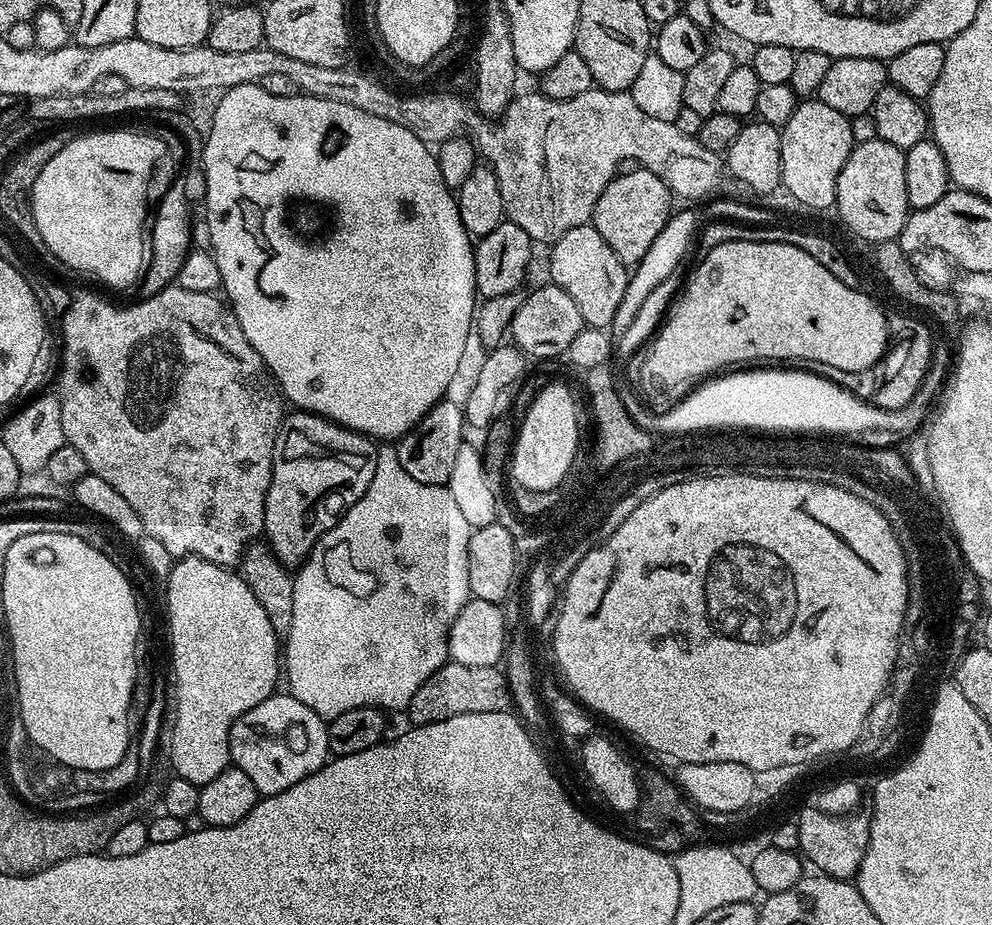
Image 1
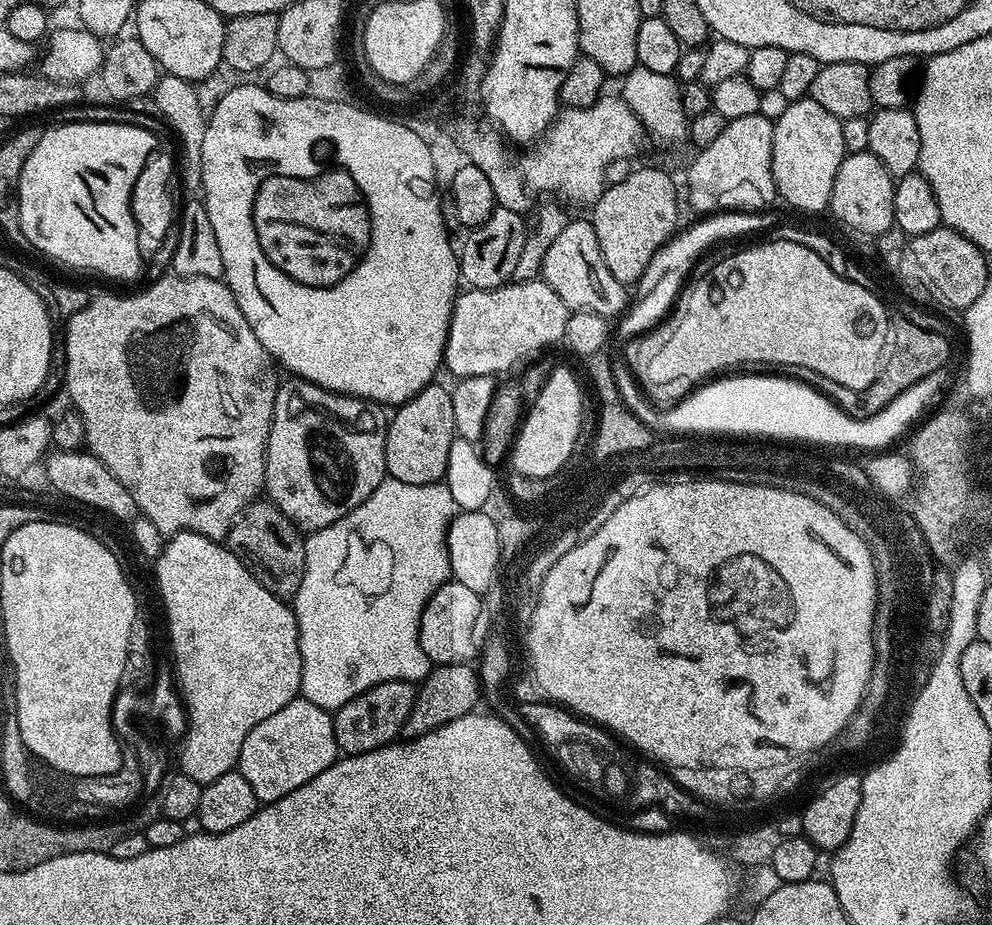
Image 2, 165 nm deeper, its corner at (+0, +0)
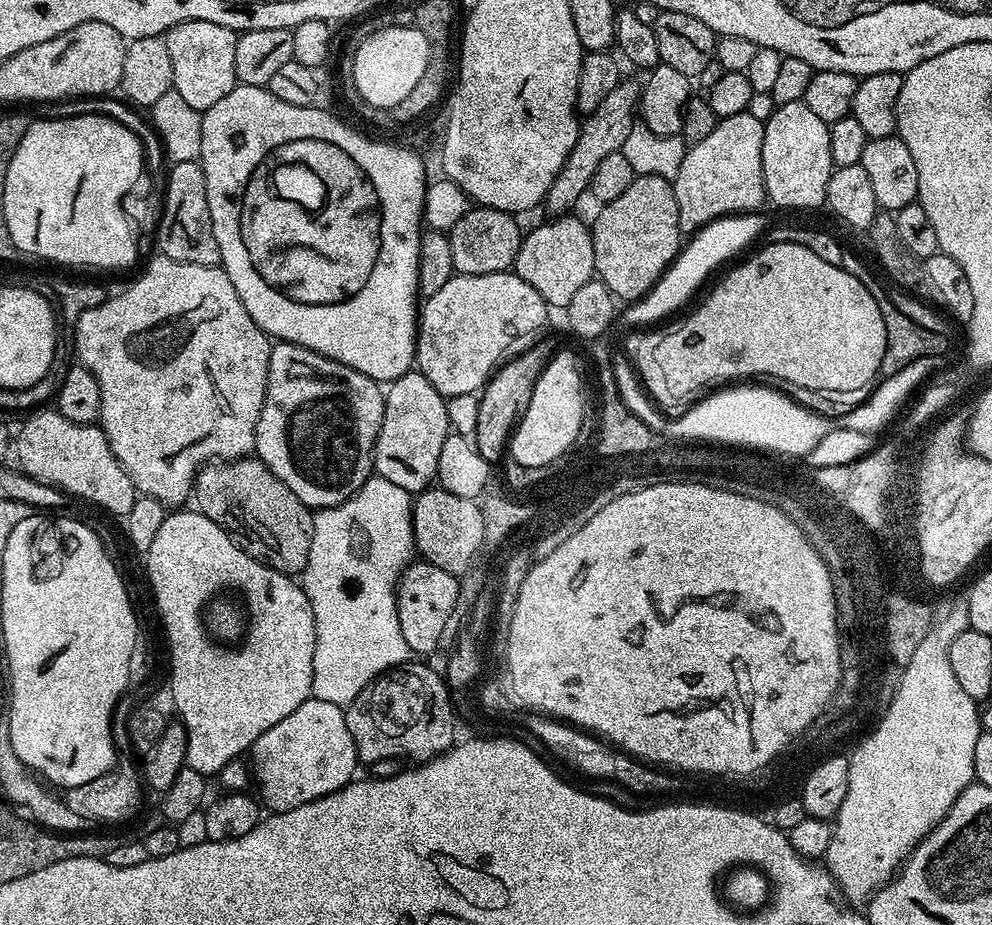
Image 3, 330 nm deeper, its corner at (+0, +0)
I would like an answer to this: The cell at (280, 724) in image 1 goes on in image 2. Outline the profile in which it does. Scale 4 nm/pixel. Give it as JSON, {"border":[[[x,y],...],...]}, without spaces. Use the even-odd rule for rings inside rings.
{"border":[[[303,698],[291,700],[282,710],[270,714],[270,718],[262,718],[250,734],[246,734],[246,742],[242,742],[238,771],[254,790],[260,802],[286,798],[290,790],[298,790],[298,786],[306,786],[310,778],[318,778],[322,770],[326,770],[338,758],[333,713],[314,706],[314,702]]]}

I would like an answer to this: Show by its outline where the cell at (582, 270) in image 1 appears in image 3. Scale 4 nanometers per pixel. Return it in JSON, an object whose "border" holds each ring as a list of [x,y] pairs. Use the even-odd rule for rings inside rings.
{"border":[[[560,214],[548,218],[545,224],[537,226],[533,232],[525,231],[516,255],[514,271],[521,276],[553,309],[567,309],[570,298],[586,282],[594,279],[596,263],[594,262],[594,242],[587,223],[583,224],[576,214]]]}

